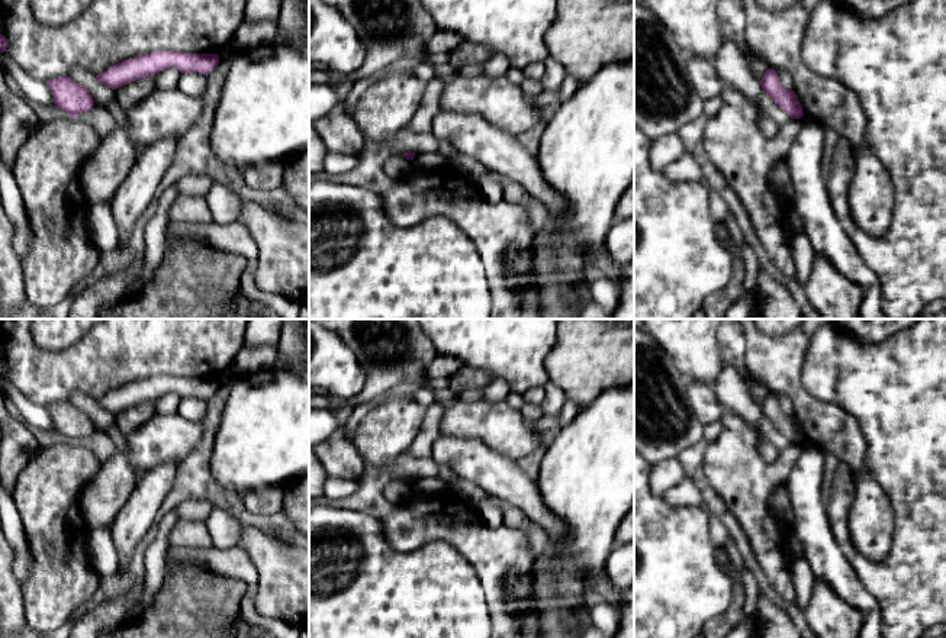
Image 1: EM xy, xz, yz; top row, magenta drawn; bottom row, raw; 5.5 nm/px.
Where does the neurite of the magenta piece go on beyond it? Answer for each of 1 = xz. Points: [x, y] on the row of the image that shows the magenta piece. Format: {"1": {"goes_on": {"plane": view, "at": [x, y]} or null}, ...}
{"1": {"goes_on": null}}

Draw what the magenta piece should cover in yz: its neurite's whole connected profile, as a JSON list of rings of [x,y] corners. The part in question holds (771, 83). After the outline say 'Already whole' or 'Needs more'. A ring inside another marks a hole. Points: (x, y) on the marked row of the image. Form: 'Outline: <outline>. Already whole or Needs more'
Outline: [[[768,68],[760,80],[762,88],[773,102],[785,110],[791,119],[801,119],[804,116],[802,107],[794,90],[786,90],[773,68]]]. Already whole

